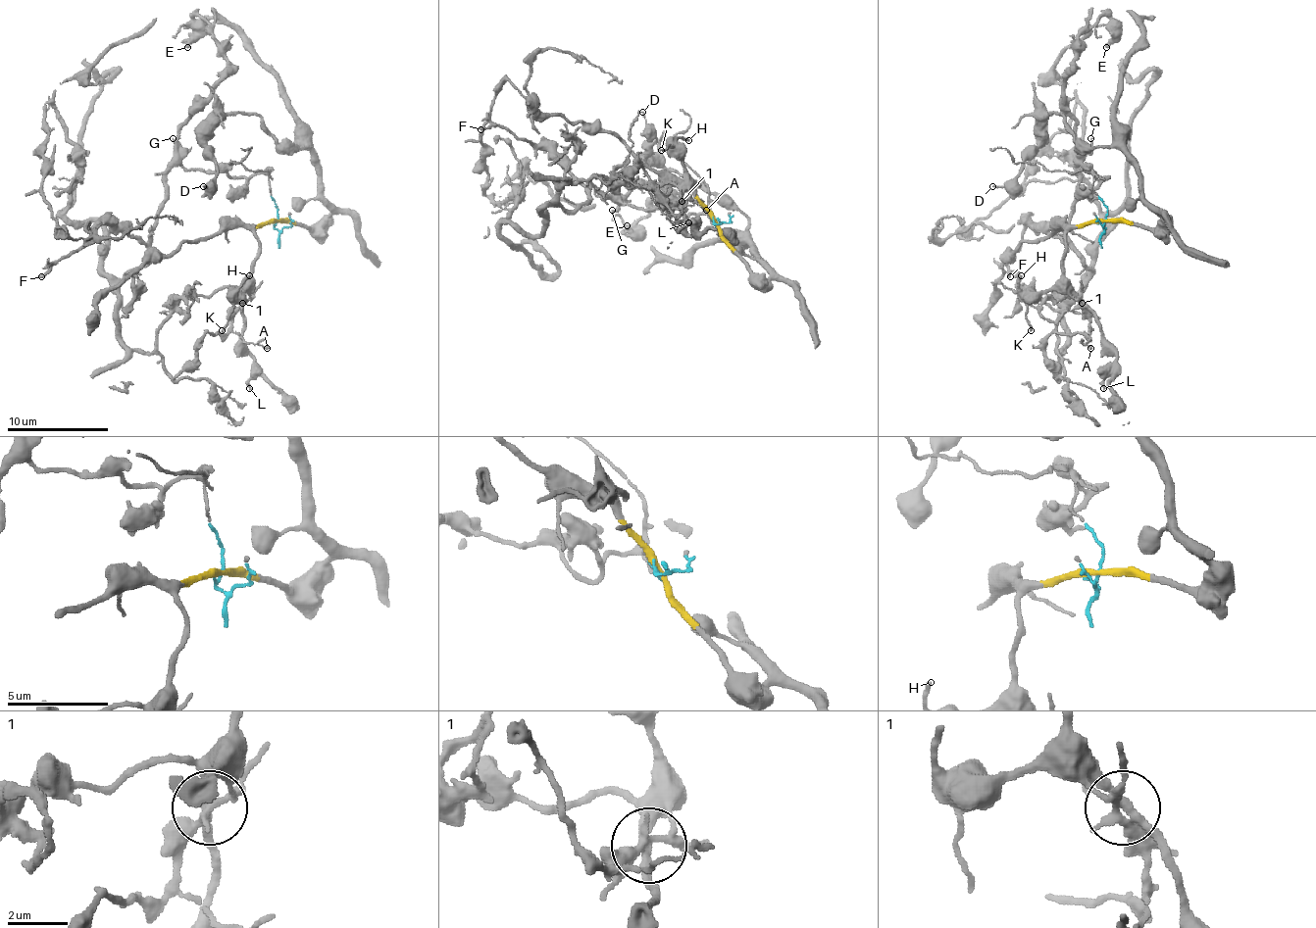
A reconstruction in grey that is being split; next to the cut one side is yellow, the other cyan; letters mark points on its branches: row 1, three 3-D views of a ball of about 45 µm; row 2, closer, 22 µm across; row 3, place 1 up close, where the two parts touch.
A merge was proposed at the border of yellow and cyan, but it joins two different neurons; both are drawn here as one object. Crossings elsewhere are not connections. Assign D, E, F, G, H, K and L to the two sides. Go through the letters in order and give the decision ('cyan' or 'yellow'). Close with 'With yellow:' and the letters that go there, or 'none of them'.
D: yellow
E: cyan
F: cyan
G: cyan
H: yellow
K: yellow
L: yellow
With yellow: D, H, K, L

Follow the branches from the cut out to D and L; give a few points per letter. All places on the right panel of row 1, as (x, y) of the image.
D: (1104, 221), (1160, 217), (1139, 169), (1079, 144), (1061, 114), (993, 186)
L: (1104, 221), (1066, 234), (1064, 265), (1064, 285), (1094, 316), (1101, 343), (1117, 359), (1104, 388)

